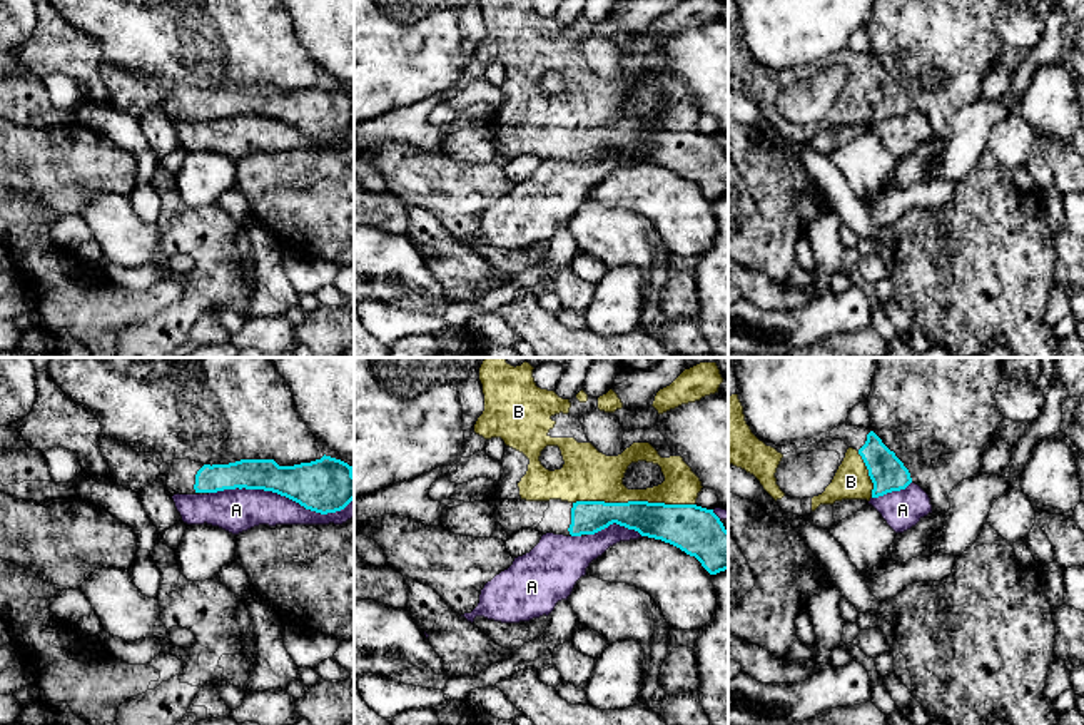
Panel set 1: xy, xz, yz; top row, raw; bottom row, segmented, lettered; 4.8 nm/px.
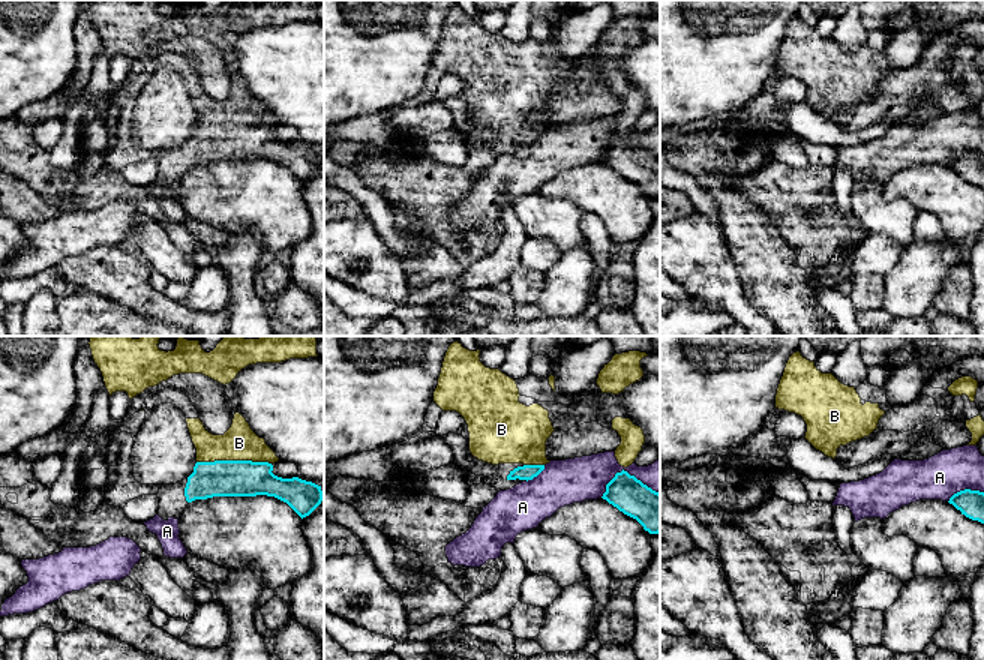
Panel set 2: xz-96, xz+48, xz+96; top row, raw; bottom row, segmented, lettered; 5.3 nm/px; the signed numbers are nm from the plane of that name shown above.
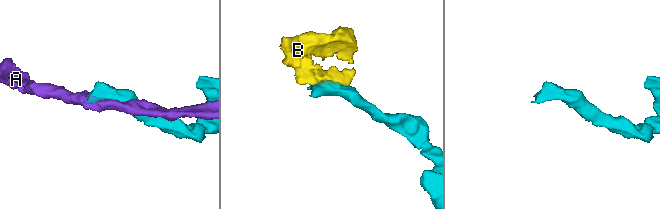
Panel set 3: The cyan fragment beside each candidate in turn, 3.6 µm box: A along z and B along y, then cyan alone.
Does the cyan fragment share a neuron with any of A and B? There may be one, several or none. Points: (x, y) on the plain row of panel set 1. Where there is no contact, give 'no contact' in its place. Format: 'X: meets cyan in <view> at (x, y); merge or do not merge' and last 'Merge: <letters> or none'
A: meets cyan in xy at (281, 121); do not merge
B: meets cyan in xz at (633, 127); merge
Merge: B

